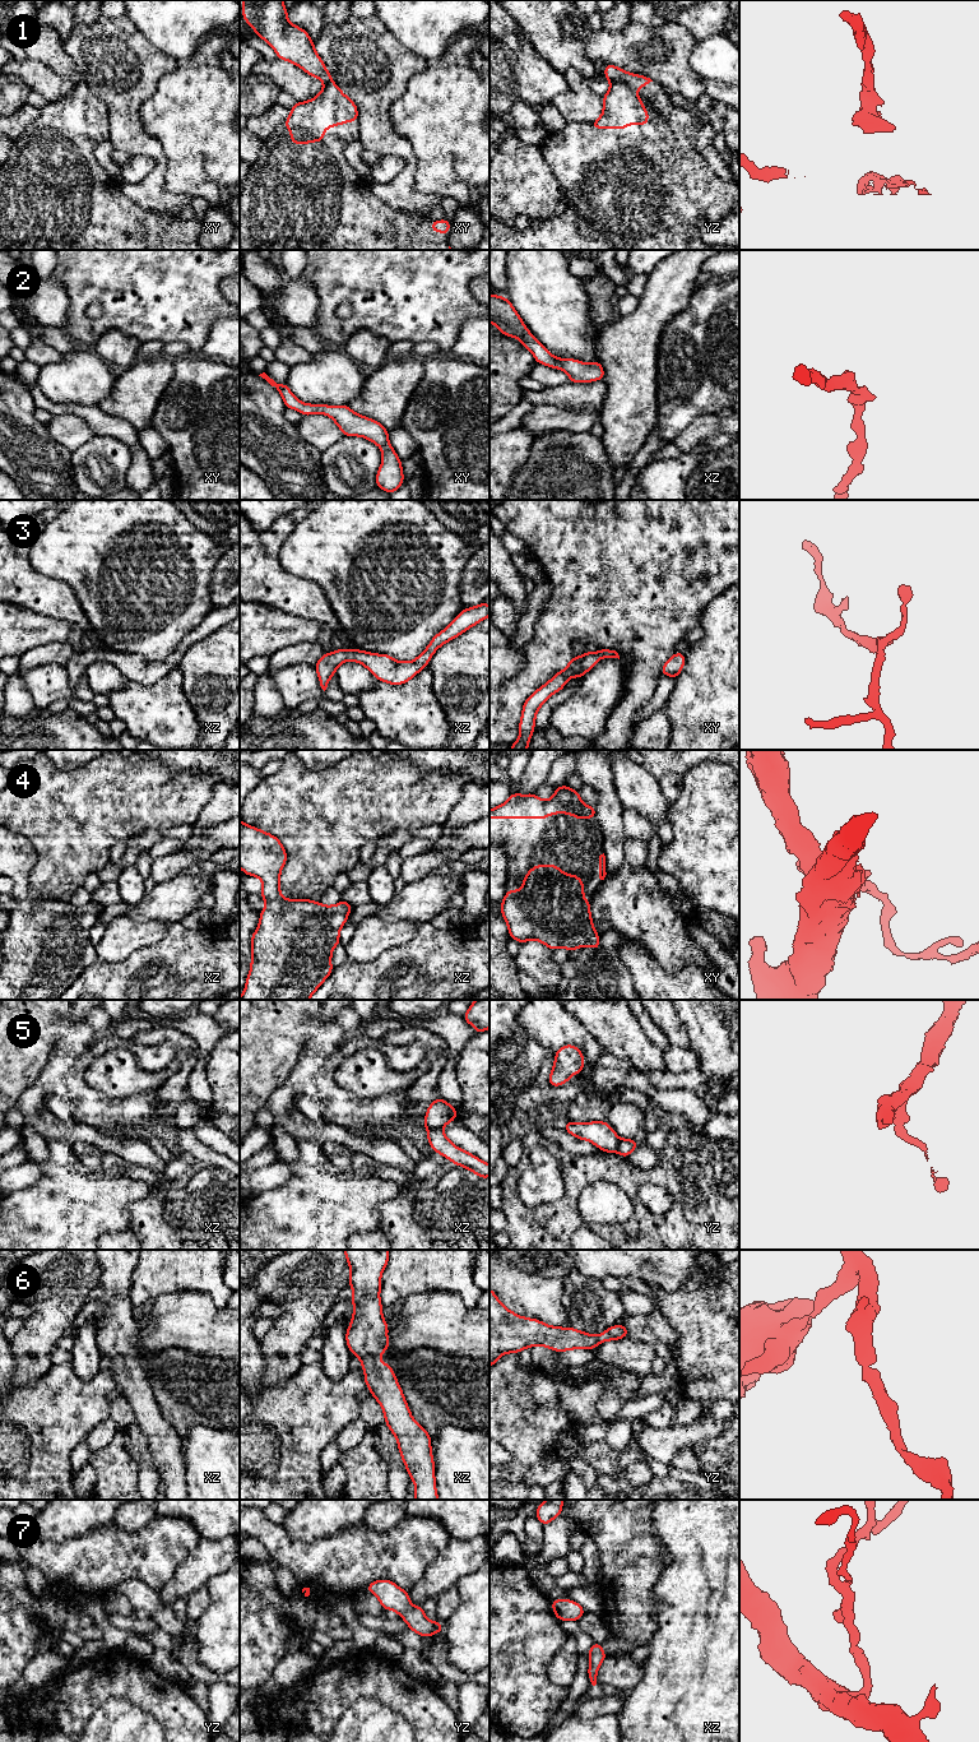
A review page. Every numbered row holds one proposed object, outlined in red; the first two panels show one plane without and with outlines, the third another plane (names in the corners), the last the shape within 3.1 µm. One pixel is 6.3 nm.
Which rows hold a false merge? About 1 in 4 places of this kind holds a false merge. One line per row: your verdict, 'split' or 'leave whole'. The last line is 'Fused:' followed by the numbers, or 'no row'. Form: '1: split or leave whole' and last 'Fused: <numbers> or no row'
1: leave whole
2: leave whole
3: leave whole
4: leave whole
5: split
6: leave whole
7: leave whole
Fused: 5

